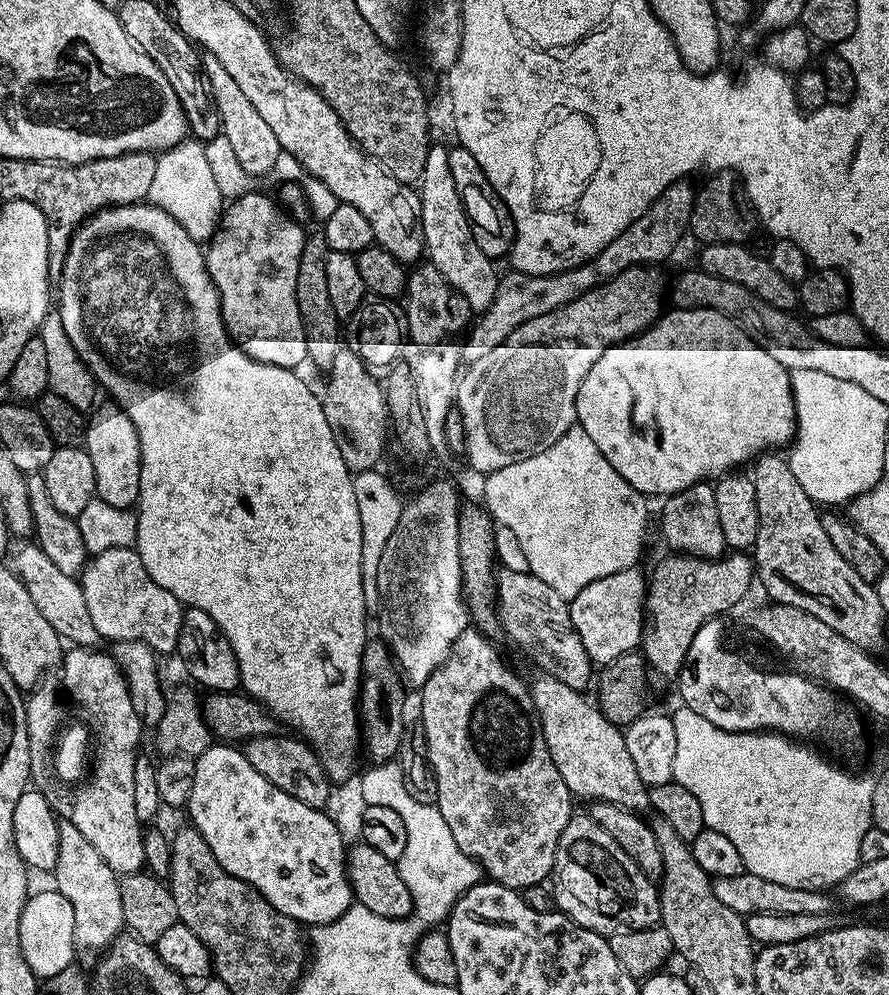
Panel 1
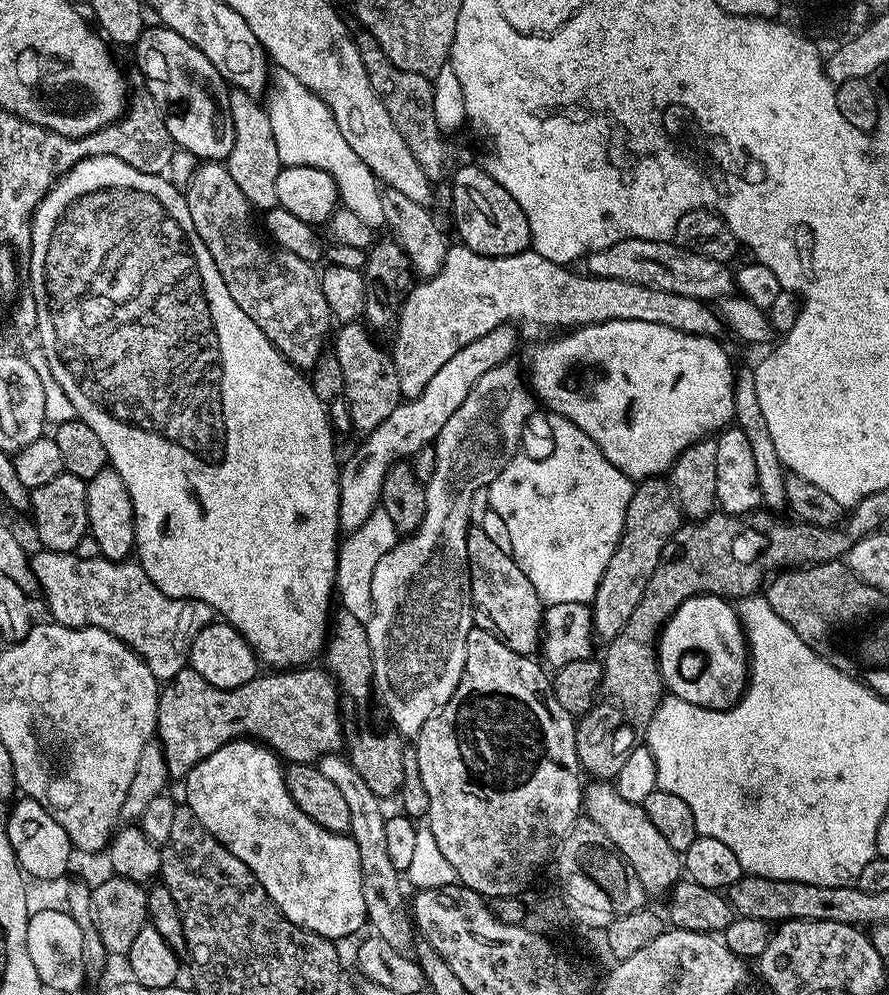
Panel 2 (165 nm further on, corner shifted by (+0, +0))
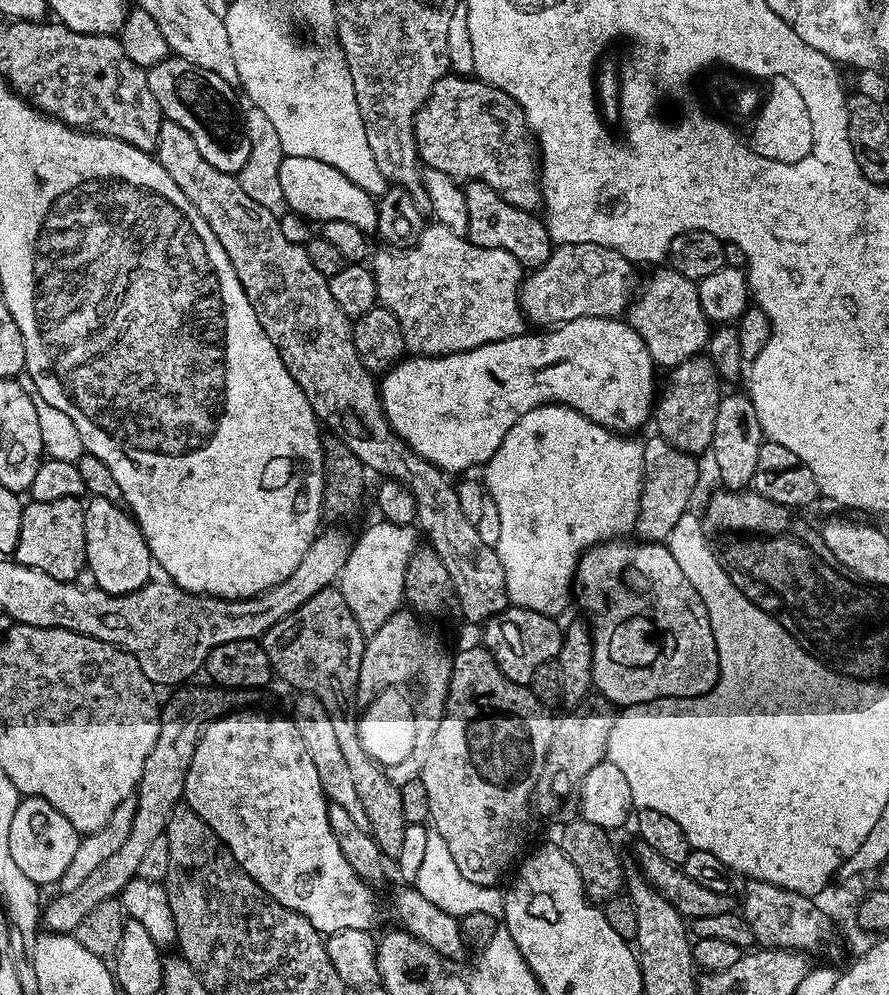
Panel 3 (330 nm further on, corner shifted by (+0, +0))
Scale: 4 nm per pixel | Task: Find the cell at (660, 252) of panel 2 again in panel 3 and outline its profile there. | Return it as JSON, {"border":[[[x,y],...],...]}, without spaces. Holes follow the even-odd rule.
{"border":[[[574,242],[553,247],[540,268],[531,269],[520,285],[520,310],[529,325],[556,326],[565,320],[606,316],[620,318],[634,299],[633,261],[618,250],[594,242]]]}

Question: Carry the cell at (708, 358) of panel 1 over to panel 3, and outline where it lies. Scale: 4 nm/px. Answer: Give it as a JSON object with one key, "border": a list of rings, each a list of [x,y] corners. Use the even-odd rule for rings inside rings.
{"border":[[[587,316],[586,318],[574,318],[565,320],[559,326],[551,330],[540,330],[537,336],[525,334],[523,336],[511,336],[498,342],[490,342],[486,346],[478,346],[474,350],[465,352],[455,352],[445,356],[414,356],[409,355],[401,359],[399,364],[395,364],[383,373],[379,381],[380,405],[384,408],[386,418],[390,426],[401,438],[410,445],[422,458],[449,474],[464,472],[467,468],[479,469],[487,464],[491,456],[502,446],[506,434],[516,425],[518,418],[522,418],[530,410],[540,407],[542,404],[565,404],[568,408],[578,410],[586,418],[590,418],[598,426],[609,428],[612,432],[621,434],[635,433],[635,428],[640,428],[644,423],[649,423],[654,412],[654,401],[658,396],[658,380],[656,384],[656,372],[658,366],[650,358],[650,350],[646,350],[646,342],[632,329],[632,327],[620,318],[609,318],[606,316]]]}

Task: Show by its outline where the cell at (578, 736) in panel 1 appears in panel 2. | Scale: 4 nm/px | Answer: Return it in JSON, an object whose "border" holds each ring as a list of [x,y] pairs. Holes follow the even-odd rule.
{"border":[[[592,782],[582,792],[582,812],[587,819],[593,820],[610,838],[610,842],[619,850],[622,859],[632,867],[638,882],[642,882],[649,897],[671,892],[672,887],[682,878],[682,856],[666,842],[665,836],[654,827],[654,822],[646,814],[643,804],[626,802],[608,782]]]}

